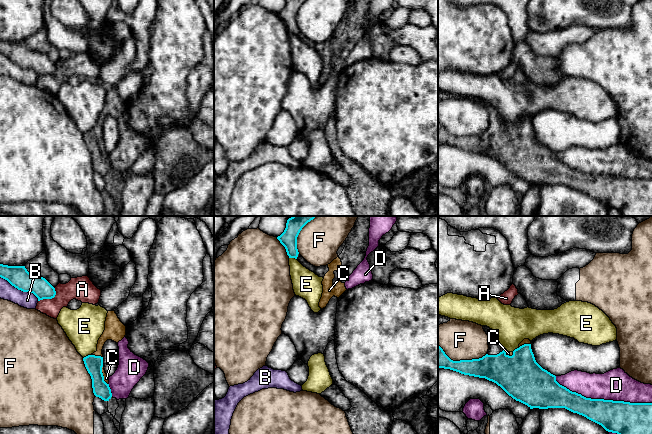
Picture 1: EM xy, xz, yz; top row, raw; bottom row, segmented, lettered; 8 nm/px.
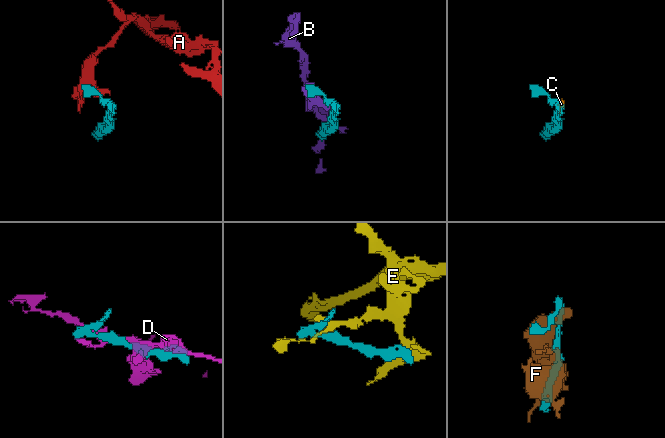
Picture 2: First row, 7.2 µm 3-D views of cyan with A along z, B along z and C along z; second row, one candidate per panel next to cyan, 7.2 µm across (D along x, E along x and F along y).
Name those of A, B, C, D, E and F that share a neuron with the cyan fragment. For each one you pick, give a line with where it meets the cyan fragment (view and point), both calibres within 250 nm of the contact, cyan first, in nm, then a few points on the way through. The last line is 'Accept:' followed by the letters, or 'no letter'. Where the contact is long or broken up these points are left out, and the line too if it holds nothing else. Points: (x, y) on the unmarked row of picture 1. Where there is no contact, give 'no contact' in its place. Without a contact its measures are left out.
C: xy (102, 151) | 140/50 nm
Accept: C

